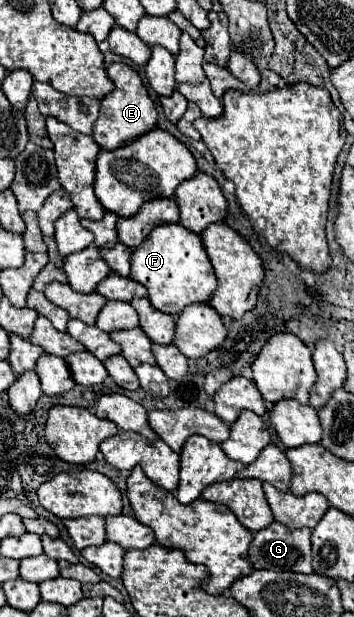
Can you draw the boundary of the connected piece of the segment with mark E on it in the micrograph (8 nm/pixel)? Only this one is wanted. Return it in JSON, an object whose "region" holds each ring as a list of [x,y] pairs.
{"region":[[[110,64],[106,72],[116,88],[108,96],[104,96],[100,102],[100,116],[94,124],[92,138],[96,140],[96,144],[100,144],[100,148],[114,150],[132,142],[140,134],[146,134],[148,130],[152,130],[156,126],[158,112],[152,98],[148,96],[146,86],[142,84],[142,78],[138,76],[134,68],[130,68],[128,64]]]}

